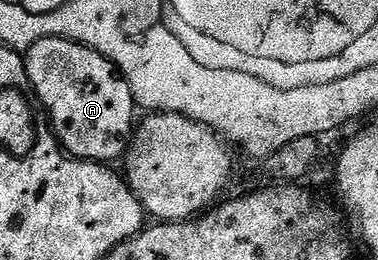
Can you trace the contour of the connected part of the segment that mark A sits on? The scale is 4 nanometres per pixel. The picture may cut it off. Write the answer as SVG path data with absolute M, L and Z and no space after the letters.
M46 37L33 43L26 50L27 80L30 88L35 88L38 104L45 110L51 128L55 130L55 138L64 150L72 157L80 157L82 161L97 161L100 163L115 163L124 156L131 144L133 126L136 124L135 108L137 102L131 86L119 74L115 64L105 55L93 51L88 45L83 45L78 39L70 37Z

